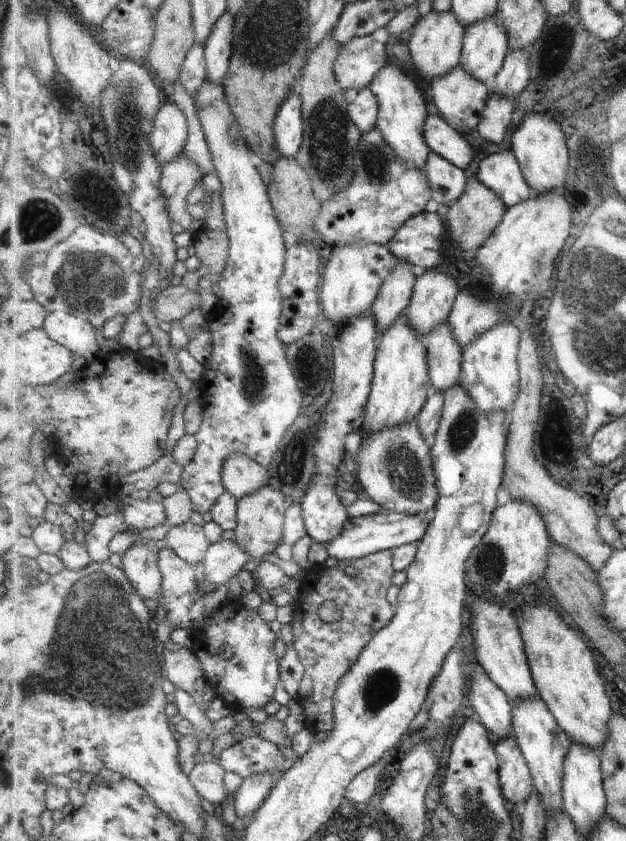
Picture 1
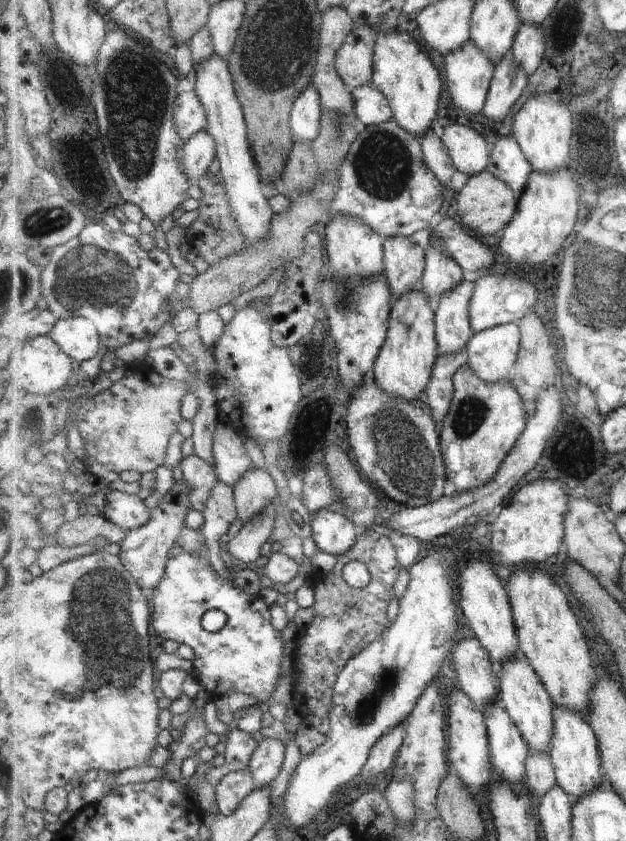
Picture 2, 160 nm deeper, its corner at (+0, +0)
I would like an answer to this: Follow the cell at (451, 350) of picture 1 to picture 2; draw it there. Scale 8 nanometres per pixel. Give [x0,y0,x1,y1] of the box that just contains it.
[435,279,476,355]

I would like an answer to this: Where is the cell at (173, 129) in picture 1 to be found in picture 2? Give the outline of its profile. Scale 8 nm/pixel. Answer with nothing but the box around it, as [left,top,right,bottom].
[173,91,207,142]

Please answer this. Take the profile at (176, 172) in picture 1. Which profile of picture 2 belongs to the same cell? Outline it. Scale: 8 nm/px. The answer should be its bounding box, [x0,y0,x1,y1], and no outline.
[181,130,217,185]

